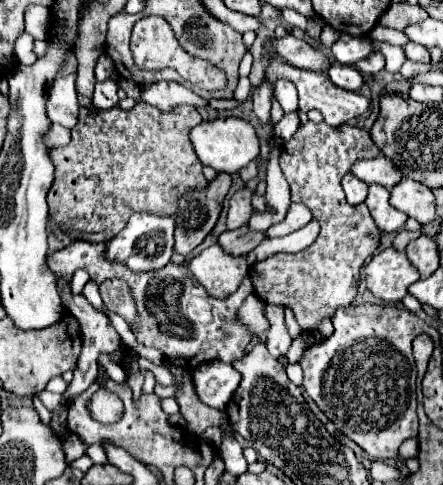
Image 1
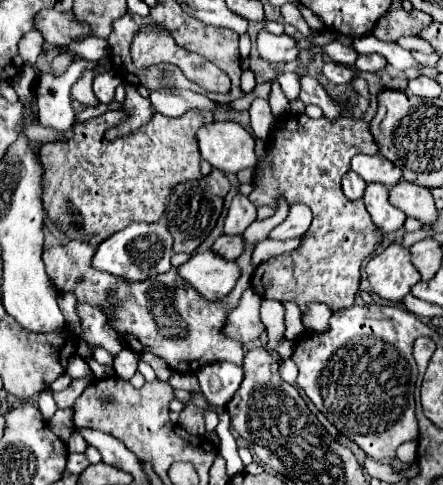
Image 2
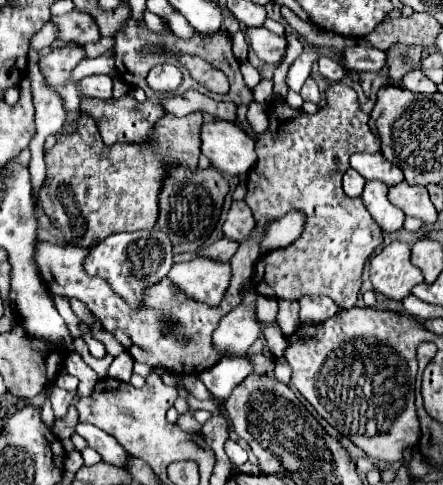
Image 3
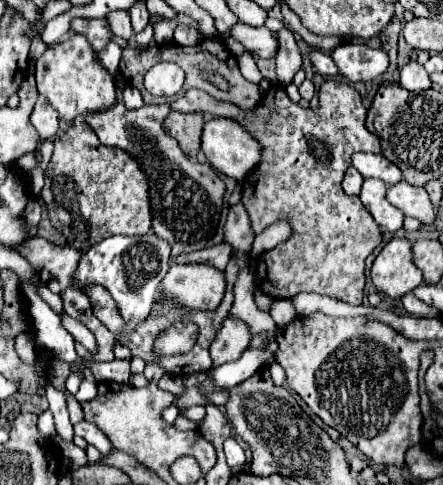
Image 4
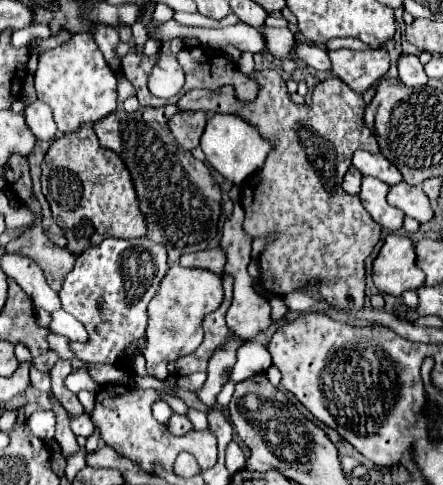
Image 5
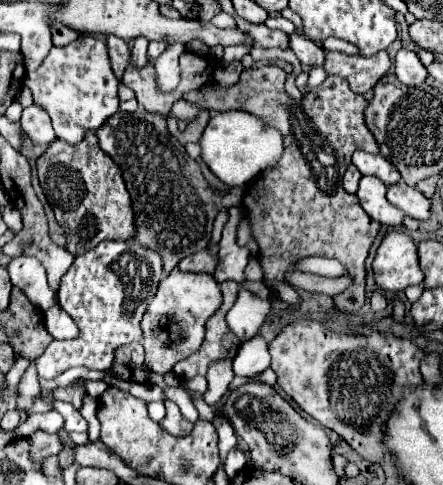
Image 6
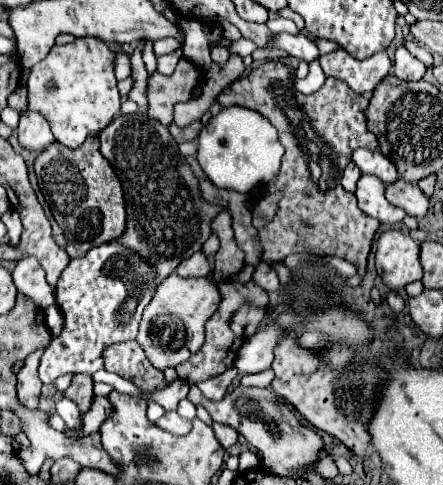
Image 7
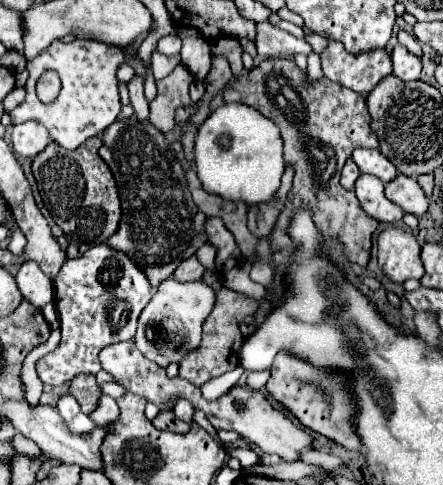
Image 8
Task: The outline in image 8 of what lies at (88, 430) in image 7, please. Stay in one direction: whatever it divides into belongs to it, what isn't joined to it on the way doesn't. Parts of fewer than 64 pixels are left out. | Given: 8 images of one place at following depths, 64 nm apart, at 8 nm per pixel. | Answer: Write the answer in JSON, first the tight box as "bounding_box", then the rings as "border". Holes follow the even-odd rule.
{"bounding_box":[88,396,120,428],"border":[[[100,396],[96,410],[92,410],[92,412],[88,414],[88,418],[94,422],[94,426],[100,426],[100,428],[102,428],[102,426],[106,426],[108,422],[112,422],[118,414],[120,414],[120,410],[118,410],[116,400],[110,398],[110,396]]]}

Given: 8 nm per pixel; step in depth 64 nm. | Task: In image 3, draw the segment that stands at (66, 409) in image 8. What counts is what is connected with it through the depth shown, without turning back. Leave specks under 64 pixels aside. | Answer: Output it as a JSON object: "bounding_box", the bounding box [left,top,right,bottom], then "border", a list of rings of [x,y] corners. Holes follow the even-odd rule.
{"bounding_box":[76,424,130,468],"border":[[[78,424],[76,432],[88,442],[90,448],[94,448],[102,456],[102,462],[114,464],[118,468],[126,468],[126,464],[130,460],[130,454],[124,452],[124,448],[116,442],[114,436],[106,434],[104,430],[100,430],[92,424]]]}

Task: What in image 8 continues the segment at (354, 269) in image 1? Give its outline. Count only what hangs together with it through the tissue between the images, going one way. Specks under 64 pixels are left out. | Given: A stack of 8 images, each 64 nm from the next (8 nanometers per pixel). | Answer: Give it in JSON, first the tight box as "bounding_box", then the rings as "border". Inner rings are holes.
{"bounding_box":[224,58,378,268],"border":[[[272,58],[264,60],[248,74],[238,76],[228,84],[228,88],[224,88],[224,102],[242,102],[252,106],[280,128],[284,142],[284,164],[294,166],[294,184],[288,192],[288,200],[284,202],[276,226],[270,232],[270,242],[276,246],[276,250],[296,250],[298,244],[288,236],[286,230],[292,222],[294,208],[310,208],[312,220],[322,238],[336,238],[344,246],[348,260],[364,268],[370,258],[372,232],[378,228],[378,220],[362,212],[354,192],[342,188],[340,172],[356,148],[378,148],[378,138],[370,130],[366,100],[350,88],[344,88],[328,78],[322,78],[312,88],[304,88],[302,80],[302,70],[292,60]]]}

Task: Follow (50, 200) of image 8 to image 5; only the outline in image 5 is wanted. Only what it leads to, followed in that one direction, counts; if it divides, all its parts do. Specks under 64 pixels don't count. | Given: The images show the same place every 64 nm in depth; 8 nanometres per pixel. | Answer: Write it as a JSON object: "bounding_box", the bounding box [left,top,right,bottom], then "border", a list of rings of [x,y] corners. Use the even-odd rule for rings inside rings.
{"bounding_box":[42,124,146,254],"border":[[[82,124],[76,132],[56,138],[42,162],[42,194],[46,196],[54,222],[64,230],[68,238],[68,250],[82,254],[86,248],[100,244],[106,238],[140,238],[146,234],[146,218],[140,210],[140,202],[134,190],[132,176],[116,152],[102,148],[90,124]]]}

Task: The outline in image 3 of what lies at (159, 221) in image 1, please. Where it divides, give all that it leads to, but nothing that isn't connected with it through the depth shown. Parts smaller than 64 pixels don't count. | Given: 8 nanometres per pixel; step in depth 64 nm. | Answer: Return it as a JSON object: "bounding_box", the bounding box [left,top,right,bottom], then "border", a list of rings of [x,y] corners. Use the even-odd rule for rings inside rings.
{"bounding_box":[84,226,172,306],"border":[[[154,226],[152,230],[112,234],[90,250],[84,268],[90,276],[102,276],[104,280],[108,280],[114,292],[118,292],[130,306],[140,306],[142,290],[160,282],[160,278],[170,272],[172,244],[158,226]]]}

